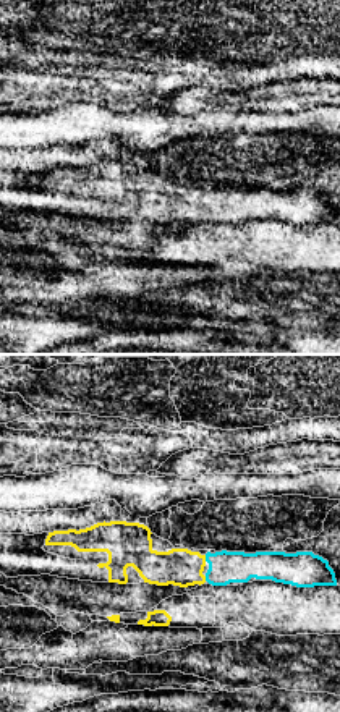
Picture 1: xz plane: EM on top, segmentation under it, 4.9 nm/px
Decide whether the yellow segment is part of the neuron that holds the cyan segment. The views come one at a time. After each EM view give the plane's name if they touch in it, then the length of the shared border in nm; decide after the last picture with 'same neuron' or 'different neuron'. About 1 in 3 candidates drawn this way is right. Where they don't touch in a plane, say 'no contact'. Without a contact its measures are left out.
xz | 30 nm

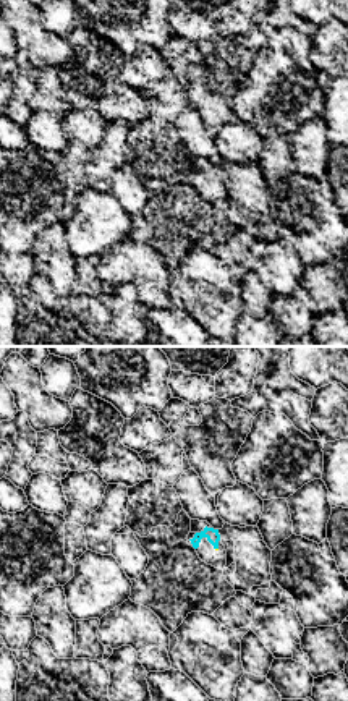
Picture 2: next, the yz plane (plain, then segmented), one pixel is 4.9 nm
no contact

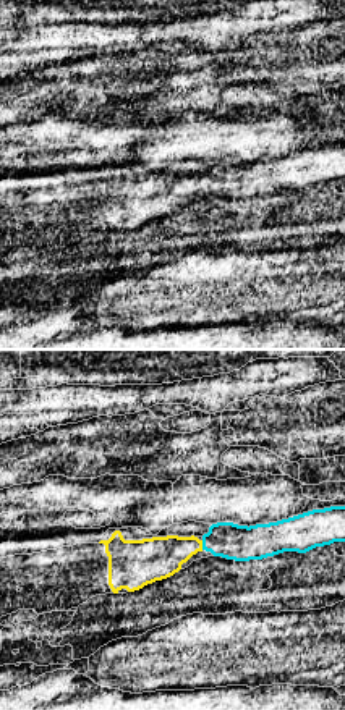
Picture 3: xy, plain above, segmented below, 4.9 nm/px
xy | 50 nm

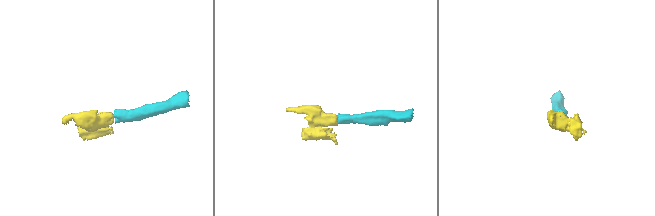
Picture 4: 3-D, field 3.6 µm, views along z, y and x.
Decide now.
same neuron

